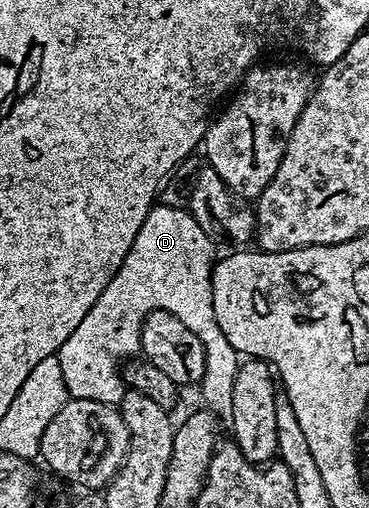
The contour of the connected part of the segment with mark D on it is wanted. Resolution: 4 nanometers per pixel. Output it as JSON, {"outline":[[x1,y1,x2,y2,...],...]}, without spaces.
{"outline":[[153,206,146,220,142,220,142,228,138,228,138,236,134,236,134,244,130,252,126,252,122,268,118,268,110,284,106,284,102,296,98,296,94,308,86,312,82,324,78,324,78,328,66,336,66,344,62,344,58,357,69,399,119,403,126,389,121,367,126,360,135,359,140,354,144,317,161,310,178,316,178,320,202,340,206,372,198,383,198,390,204,393,203,405,217,418,231,419,234,376,238,376,242,358,230,340,226,340,214,316,212,267,218,258,216,250,217,243,198,228,198,220,194,220,187,209]]}

